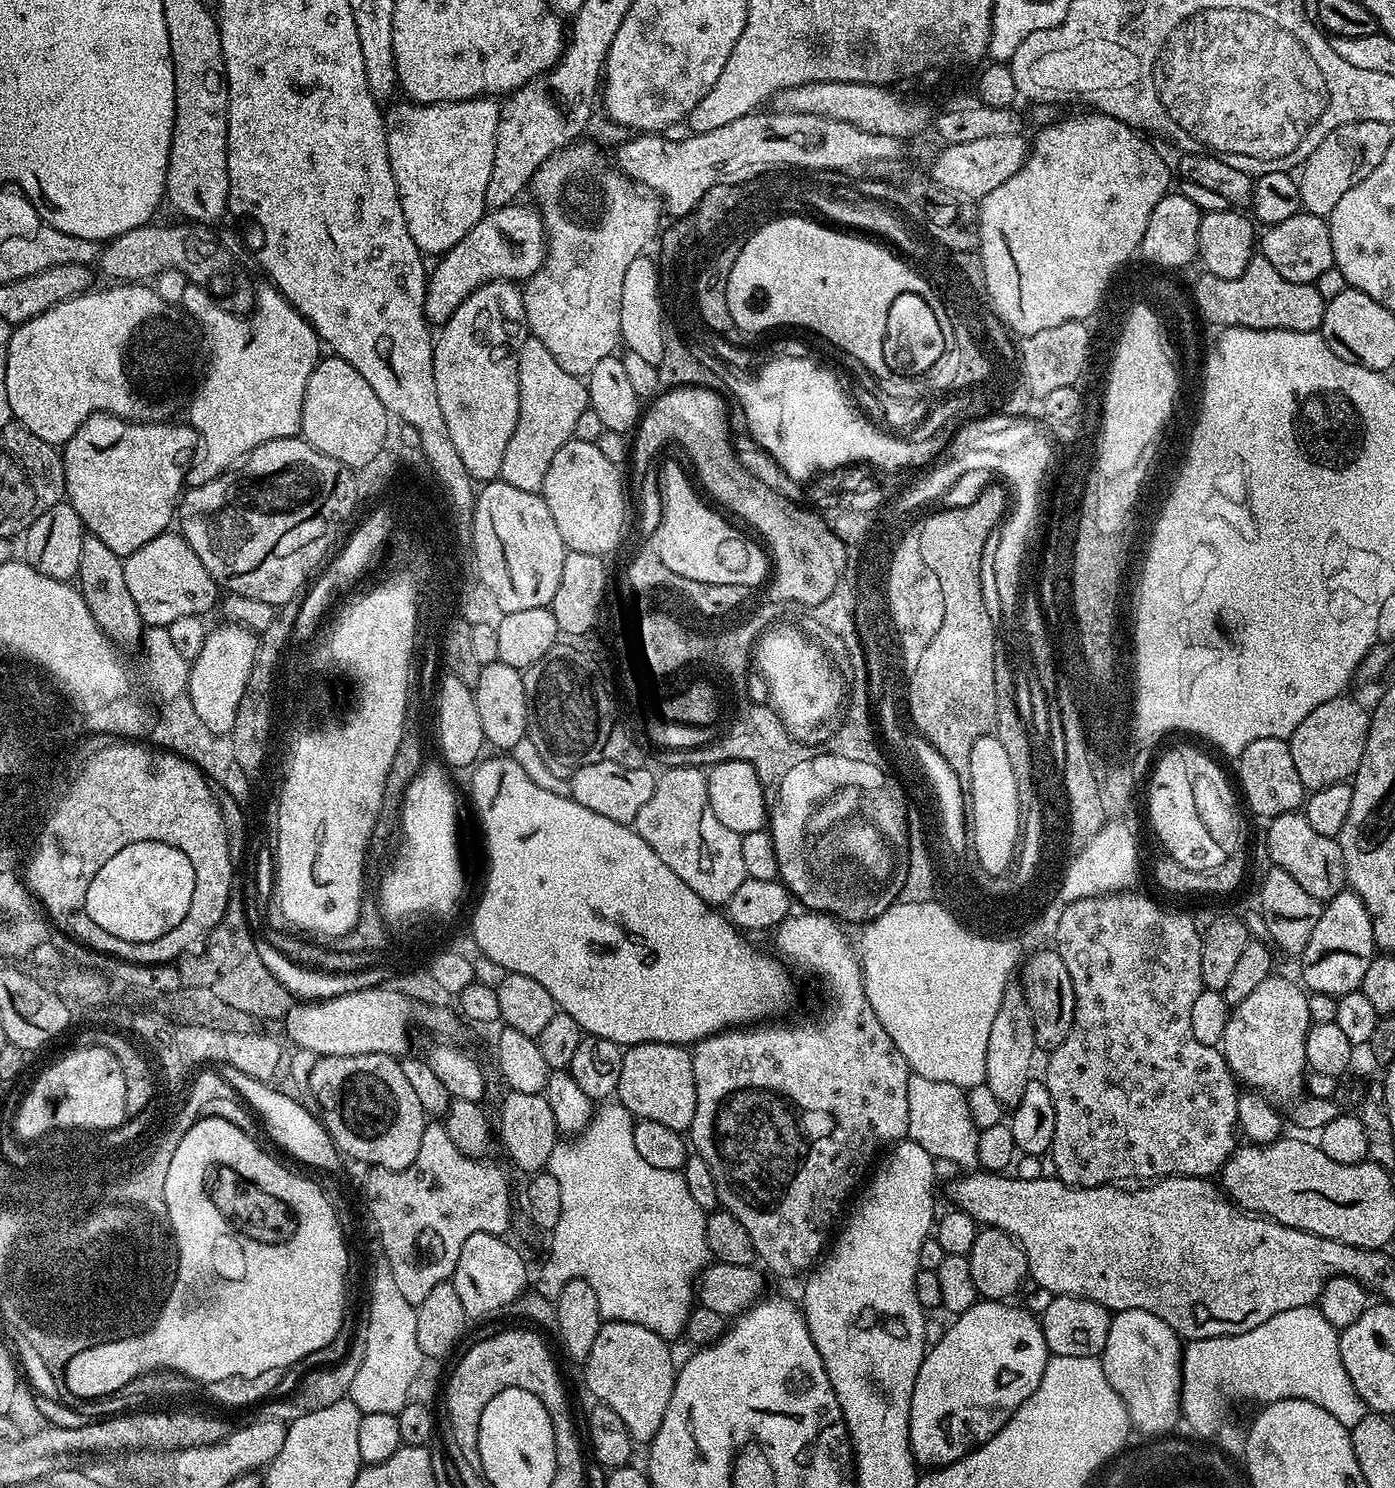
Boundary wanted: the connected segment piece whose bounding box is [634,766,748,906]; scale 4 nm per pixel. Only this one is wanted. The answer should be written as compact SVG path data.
M699 767L669 768L663 774L665 776L661 775L656 781L650 802L638 810L634 821L636 832L648 843L650 850L654 850L654 854L658 854L658 858L662 858L662 862L666 862L666 866L670 866L670 870L674 870L674 874L678 874L678 878L682 878L682 882L698 894L698 898L713 906L727 905L730 894L734 894L734 890L738 890L738 886L748 879L742 859L741 833L729 830L718 822L718 814L714 814L710 806L708 777Z

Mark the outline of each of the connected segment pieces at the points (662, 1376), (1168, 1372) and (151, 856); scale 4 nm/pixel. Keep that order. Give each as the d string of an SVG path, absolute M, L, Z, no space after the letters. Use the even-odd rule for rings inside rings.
M610 1320L601 1323L598 1338L594 1338L594 1350L583 1361L585 1386L599 1403L610 1406L626 1422L633 1441L652 1441L654 1434L658 1434L658 1426L662 1426L670 1394L674 1394L678 1364L672 1361L668 1344L665 1337L646 1330L646 1326Z
M1122 1310L1115 1313L1110 1322L1110 1334L1106 1334L1102 1363L1110 1386L1120 1395L1132 1416L1136 1416L1136 1424L1141 1424L1143 1428L1147 1427L1148 1432L1160 1432L1171 1423L1178 1408L1181 1389L1184 1387L1182 1340L1174 1329L1166 1326L1166 1322L1162 1322L1162 1318L1146 1310Z
M134 840L128 843L125 843L123 846L117 847L115 851L111 853L108 857L108 861L105 862L105 865L98 870L93 876L93 880L90 882L89 889L86 890L84 910L86 914L98 922L99 926L102 926L107 933L114 934L114 938L124 938L127 942L152 942L154 940L160 940L162 935L166 935L174 930L174 926L178 926L178 922L182 922L182 918L186 918L186 914L190 910L192 905L192 899L194 898L194 886L195 874L194 869L192 868L190 861L186 858L186 854L180 849L175 849L174 846L166 845L165 842L158 841L140 841Z

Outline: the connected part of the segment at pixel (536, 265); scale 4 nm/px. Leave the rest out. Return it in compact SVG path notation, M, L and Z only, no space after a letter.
M513 202L501 208L487 209L479 222L452 249L435 261L436 269L431 269L428 289L424 295L425 318L432 326L447 324L454 310L458 310L458 306L462 306L462 302L467 296L474 294L474 290L478 290L484 284L491 284L493 280L527 282L544 265L547 254L548 241L544 230L544 218L535 207L527 208L524 202Z

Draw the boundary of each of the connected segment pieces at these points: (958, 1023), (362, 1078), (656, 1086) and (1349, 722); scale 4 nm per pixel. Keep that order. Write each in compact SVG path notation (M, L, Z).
M892 902L878 918L863 925L858 940L858 955L864 970L864 989L878 1022L890 1034L894 1046L902 1050L909 1069L922 1078L934 1082L953 1083L963 1090L981 1087L986 1074L986 1042L990 1038L990 1026L998 1006L1002 1006L1004 992L1009 986L1011 974L1017 969L1018 953L1014 945L976 941L967 933L956 929L956 924L932 908L932 904Z
M386 1054L321 1056L314 1062L306 1088L312 1091L316 1099L315 1107L329 1138L347 1159L349 1156L352 1160L361 1160L364 1166L389 1168L395 1172L401 1172L410 1166L410 1162L414 1162L418 1146L422 1146L426 1117L422 1102L418 1102L409 1080L402 1074L402 1066L397 1057Z
M662 1042L625 1047L622 1074L618 1077L614 1096L633 1117L662 1122L662 1126L670 1126L670 1130L687 1133L694 1122L694 1106L698 1102L691 1051L682 1044Z
M1348 694L1335 696L1333 700L1321 700L1317 708L1312 708L1310 714L1302 718L1302 726L1298 726L1287 741L1298 778L1302 778L1305 789L1315 790L1351 781L1366 750L1369 719L1369 709L1351 700Z

